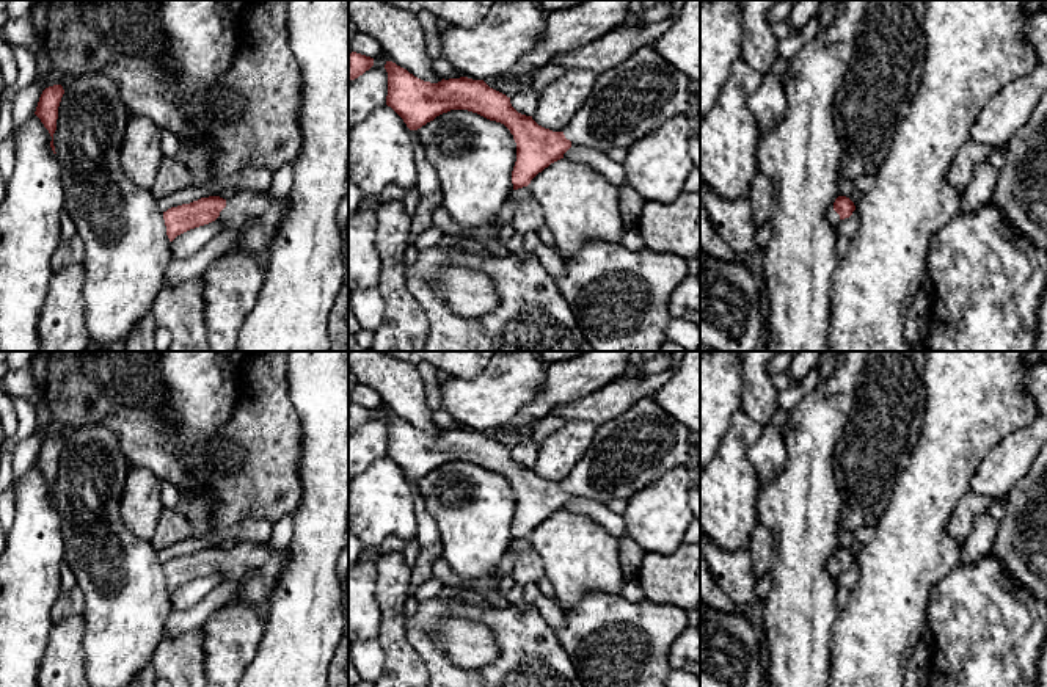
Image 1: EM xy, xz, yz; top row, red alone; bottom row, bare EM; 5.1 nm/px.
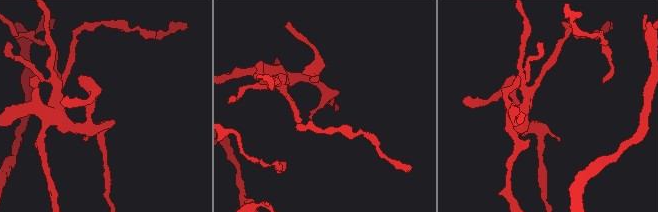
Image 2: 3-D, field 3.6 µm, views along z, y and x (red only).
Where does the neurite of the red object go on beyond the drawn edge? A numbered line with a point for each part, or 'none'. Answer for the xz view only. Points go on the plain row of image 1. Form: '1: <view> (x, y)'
1: xz (633, 450)

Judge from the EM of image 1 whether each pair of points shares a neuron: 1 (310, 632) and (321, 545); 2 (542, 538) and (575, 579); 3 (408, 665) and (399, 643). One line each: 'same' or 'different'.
1: same
2: same
3: same

